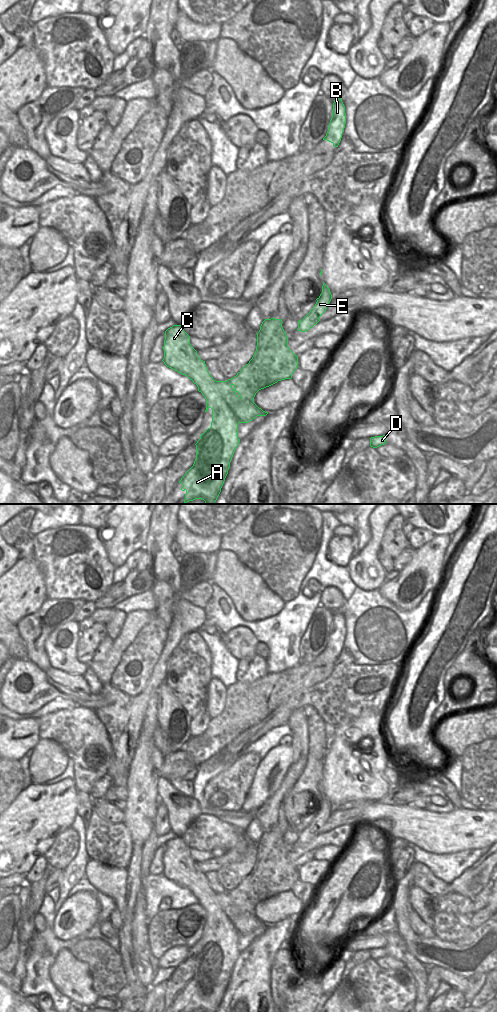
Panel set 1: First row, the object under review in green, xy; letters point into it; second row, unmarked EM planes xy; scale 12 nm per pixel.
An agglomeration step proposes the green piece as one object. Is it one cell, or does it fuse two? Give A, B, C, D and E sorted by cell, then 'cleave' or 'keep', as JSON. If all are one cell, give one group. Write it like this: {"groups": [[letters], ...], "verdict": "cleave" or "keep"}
{"groups": [["A", "C"], ["B", "D", "E"]], "verdict": "cleave"}

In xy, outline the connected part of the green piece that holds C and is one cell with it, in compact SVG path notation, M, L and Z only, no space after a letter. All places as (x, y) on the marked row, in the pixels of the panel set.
M173 325L165 331L163 350L164 364L192 380L206 399L205 412L212 409L211 427L195 444L194 464L179 481L183 485L181 490L186 491L184 503L202 499L206 504L214 504L240 442L240 422L222 396L227 381L213 379L181 325Z

